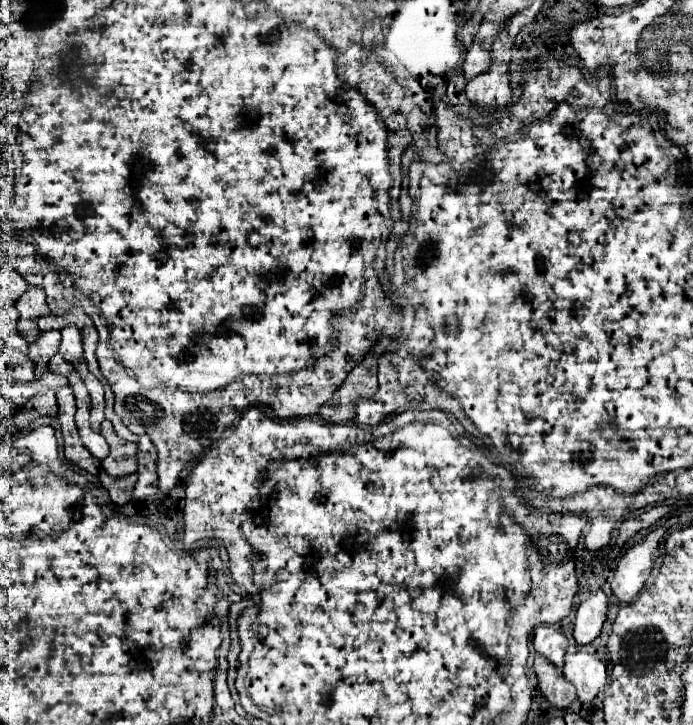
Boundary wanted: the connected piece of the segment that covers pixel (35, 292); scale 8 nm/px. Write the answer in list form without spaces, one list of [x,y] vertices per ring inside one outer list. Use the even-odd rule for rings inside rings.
[[[28,287],[28,291],[18,299],[18,311],[20,317],[28,317],[28,319],[36,319],[40,315],[48,315],[50,309],[44,301],[44,289],[40,287]]]

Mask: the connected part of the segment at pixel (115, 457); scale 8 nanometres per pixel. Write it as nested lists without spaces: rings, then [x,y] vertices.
[[[108,419],[102,421],[100,433],[110,445],[110,455],[102,459],[102,469],[110,477],[122,477],[122,475],[134,473],[136,471],[136,443],[120,439]]]

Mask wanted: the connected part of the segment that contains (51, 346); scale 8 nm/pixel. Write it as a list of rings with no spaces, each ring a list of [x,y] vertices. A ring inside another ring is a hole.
[[[40,331],[36,341],[30,343],[28,357],[36,363],[36,377],[40,377],[46,371],[48,361],[54,355],[54,351],[58,351],[58,347],[60,347],[60,331]]]

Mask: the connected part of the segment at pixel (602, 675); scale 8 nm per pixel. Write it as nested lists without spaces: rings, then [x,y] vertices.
[[[568,653],[564,661],[564,677],[574,683],[582,703],[592,701],[606,687],[606,665],[594,653]]]

